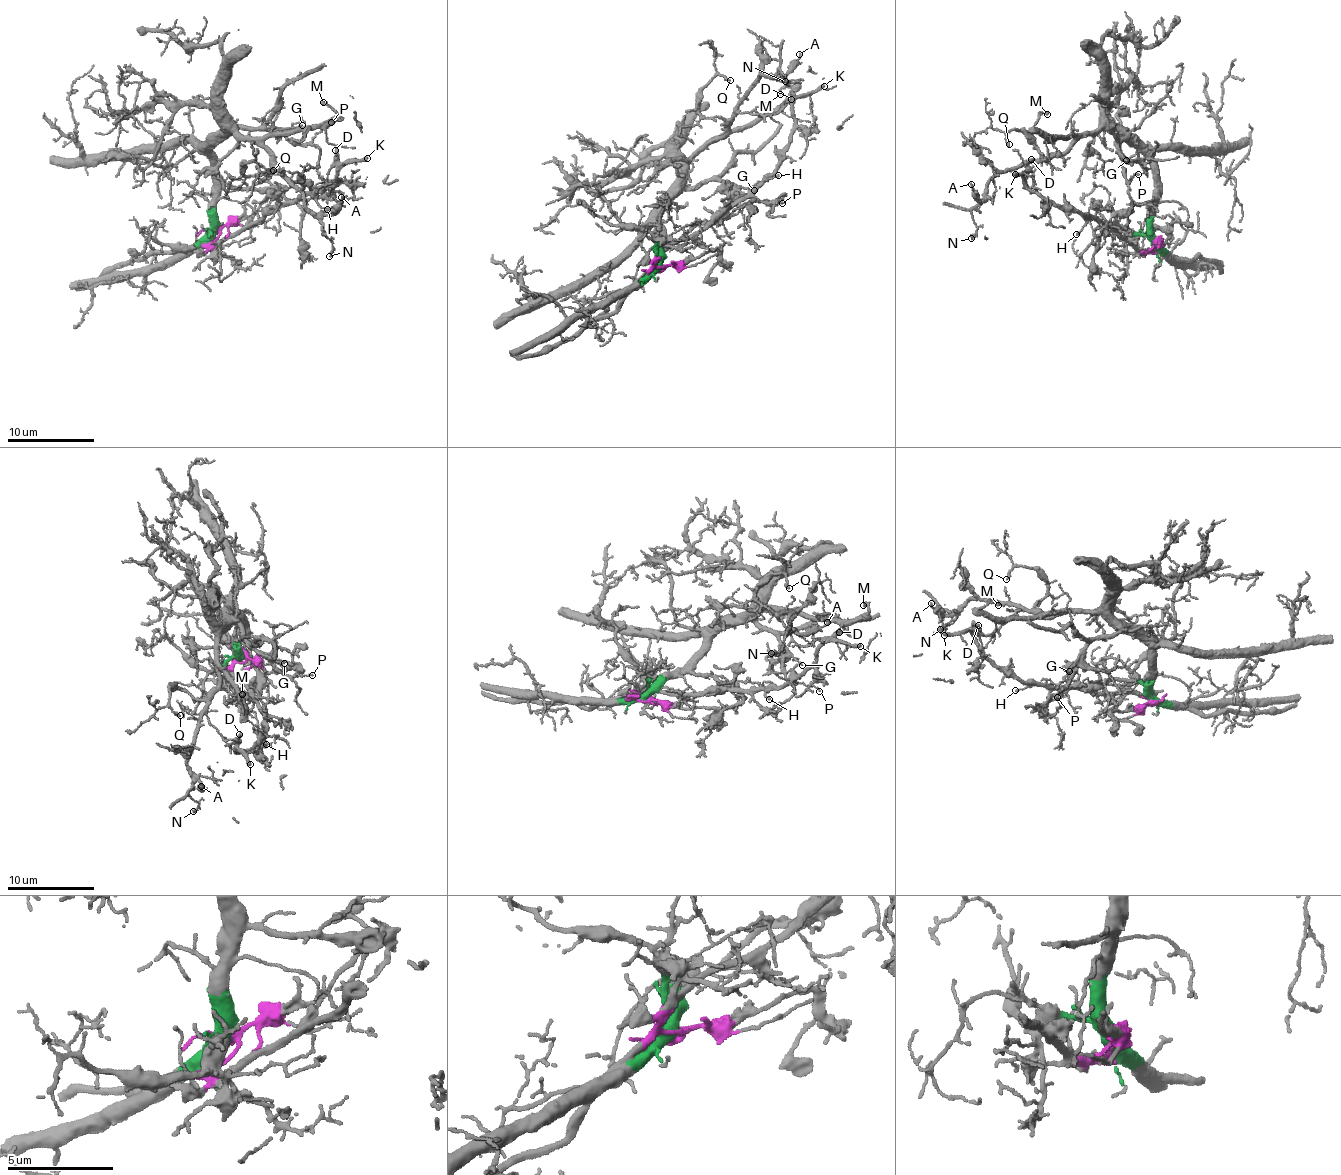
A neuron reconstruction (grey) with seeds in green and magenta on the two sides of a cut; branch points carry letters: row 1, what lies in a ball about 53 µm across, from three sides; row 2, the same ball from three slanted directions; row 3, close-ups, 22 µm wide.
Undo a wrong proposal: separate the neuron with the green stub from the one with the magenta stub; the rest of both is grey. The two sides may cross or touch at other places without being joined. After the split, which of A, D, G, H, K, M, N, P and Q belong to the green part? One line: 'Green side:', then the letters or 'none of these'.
Green side: A, G, M, N, P, Q

